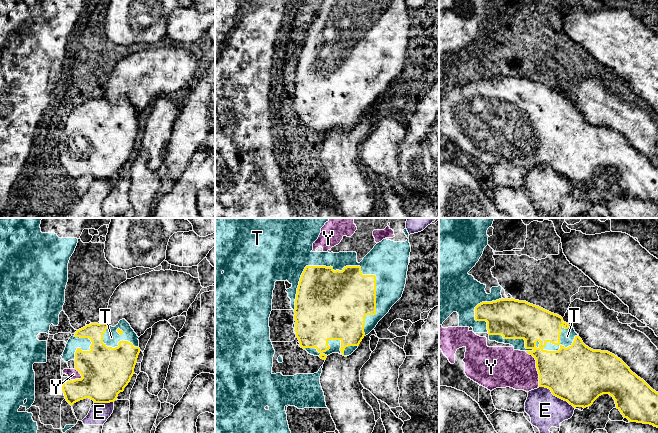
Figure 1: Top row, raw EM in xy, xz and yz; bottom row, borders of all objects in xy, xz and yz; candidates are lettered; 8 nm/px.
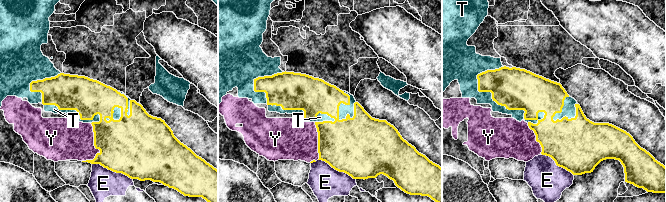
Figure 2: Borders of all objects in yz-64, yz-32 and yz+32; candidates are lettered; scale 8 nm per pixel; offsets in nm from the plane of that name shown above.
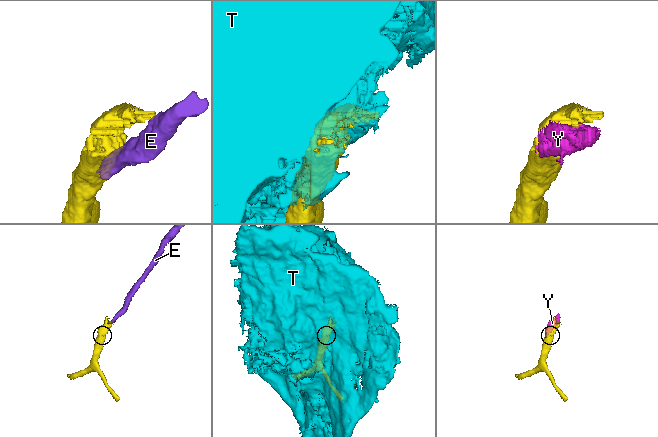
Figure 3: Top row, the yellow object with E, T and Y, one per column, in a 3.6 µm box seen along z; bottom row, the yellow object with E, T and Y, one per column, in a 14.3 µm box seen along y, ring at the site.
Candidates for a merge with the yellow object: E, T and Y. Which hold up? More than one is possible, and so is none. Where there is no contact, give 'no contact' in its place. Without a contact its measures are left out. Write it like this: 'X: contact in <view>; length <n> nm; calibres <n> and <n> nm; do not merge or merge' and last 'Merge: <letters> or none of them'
E: contact in yz; length 340 nm; calibres 460 and 280 nm; do not merge
T: contact in xz; length 750 nm; calibres 460 and 280 nm; do not merge
Y: contact in yz; length 300 nm; calibres 380 and 320 nm; merge
Merge: Y

